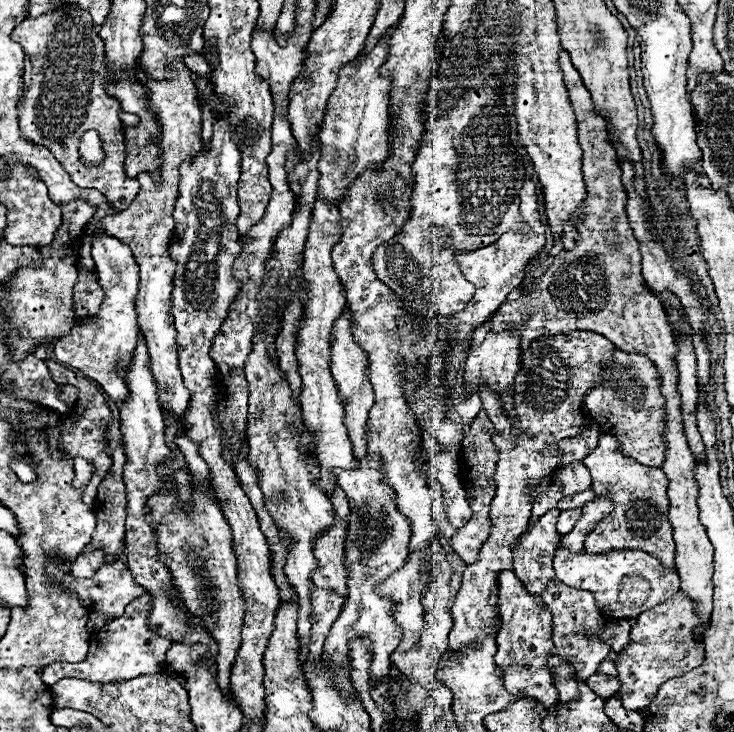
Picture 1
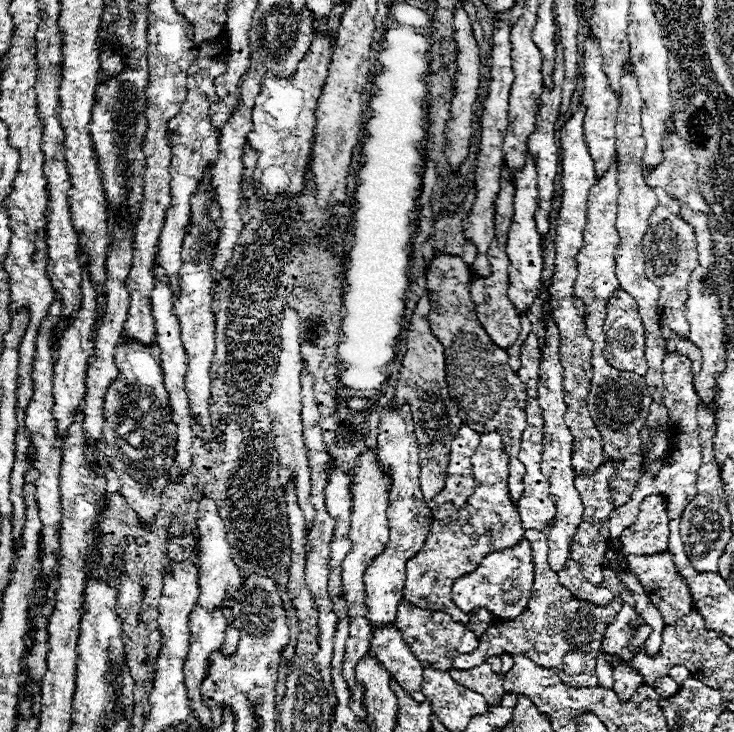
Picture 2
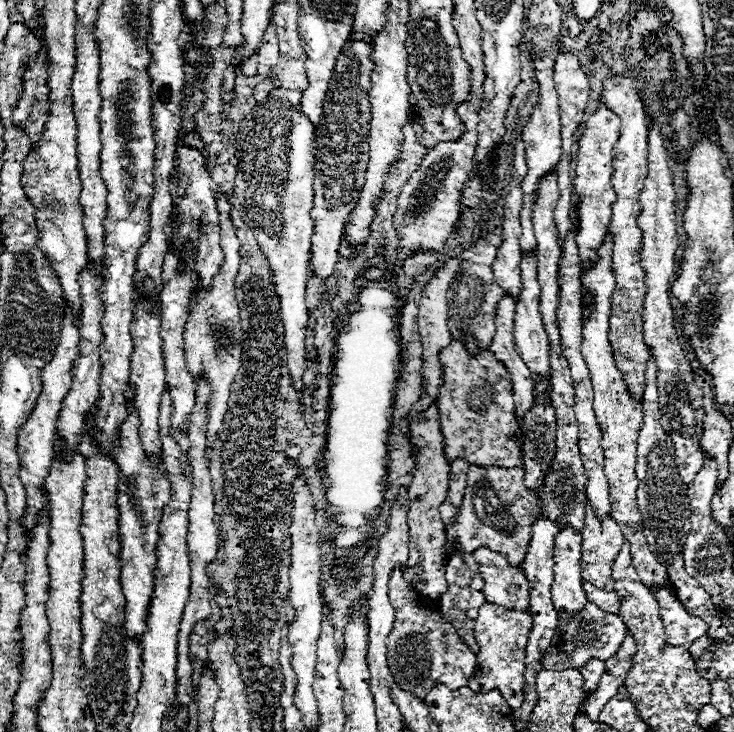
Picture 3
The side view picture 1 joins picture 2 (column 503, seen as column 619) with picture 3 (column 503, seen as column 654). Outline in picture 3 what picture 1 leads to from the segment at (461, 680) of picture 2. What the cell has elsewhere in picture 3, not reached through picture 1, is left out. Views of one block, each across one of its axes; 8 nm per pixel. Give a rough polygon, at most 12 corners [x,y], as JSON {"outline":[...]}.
{"outline":[[486,602],[474,632],[474,692],[524,702],[530,610]]}

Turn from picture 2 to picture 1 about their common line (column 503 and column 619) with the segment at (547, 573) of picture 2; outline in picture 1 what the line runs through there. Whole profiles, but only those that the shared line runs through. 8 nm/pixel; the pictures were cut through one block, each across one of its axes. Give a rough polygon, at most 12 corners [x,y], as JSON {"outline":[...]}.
{"outline":[[608,618],[604,640],[622,652],[630,640],[630,624]]}

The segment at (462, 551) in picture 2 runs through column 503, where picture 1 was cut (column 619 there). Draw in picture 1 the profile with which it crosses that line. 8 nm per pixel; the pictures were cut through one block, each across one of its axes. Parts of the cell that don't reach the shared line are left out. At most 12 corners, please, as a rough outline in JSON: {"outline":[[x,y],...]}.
{"outline":[[602,432],[584,460],[612,512],[586,552],[644,550],[674,568],[668,478]]}

